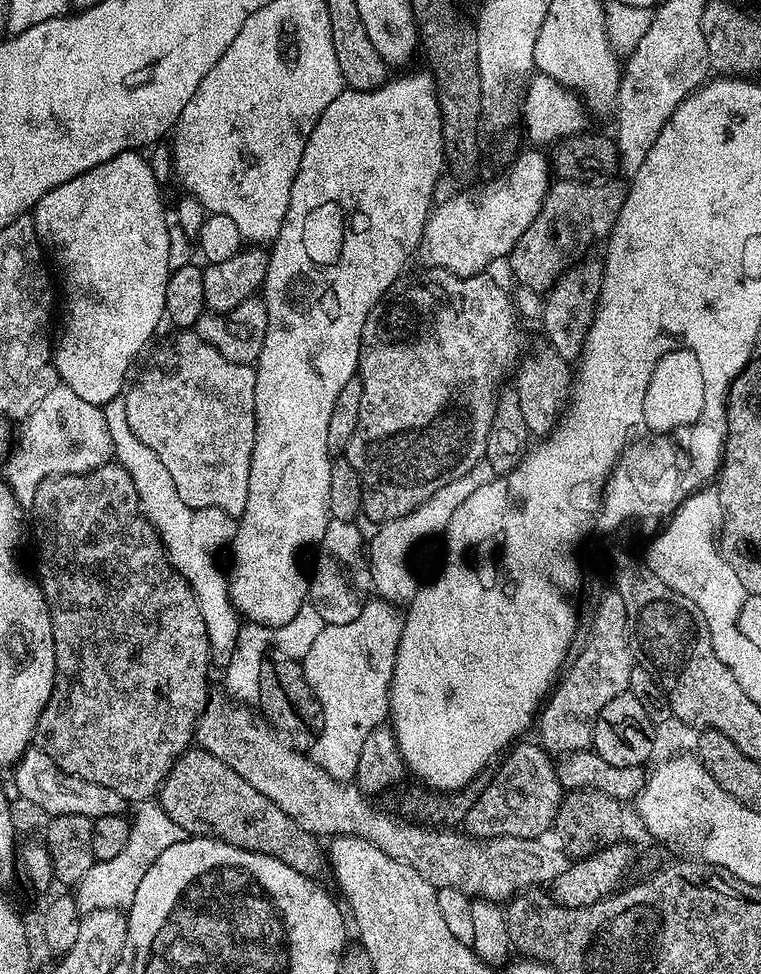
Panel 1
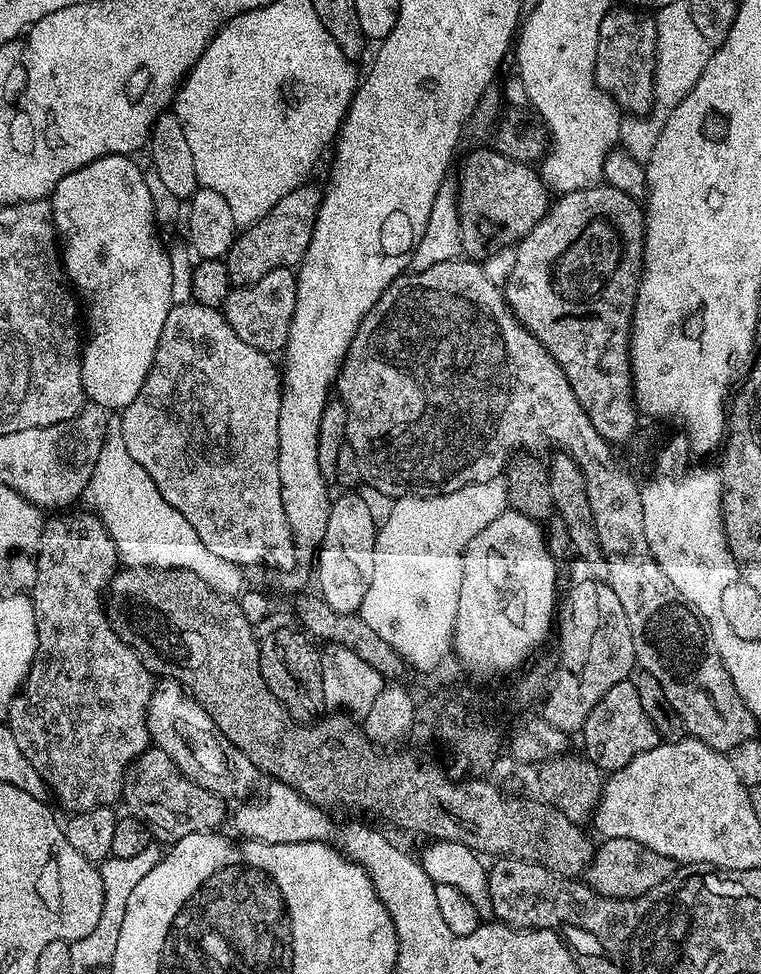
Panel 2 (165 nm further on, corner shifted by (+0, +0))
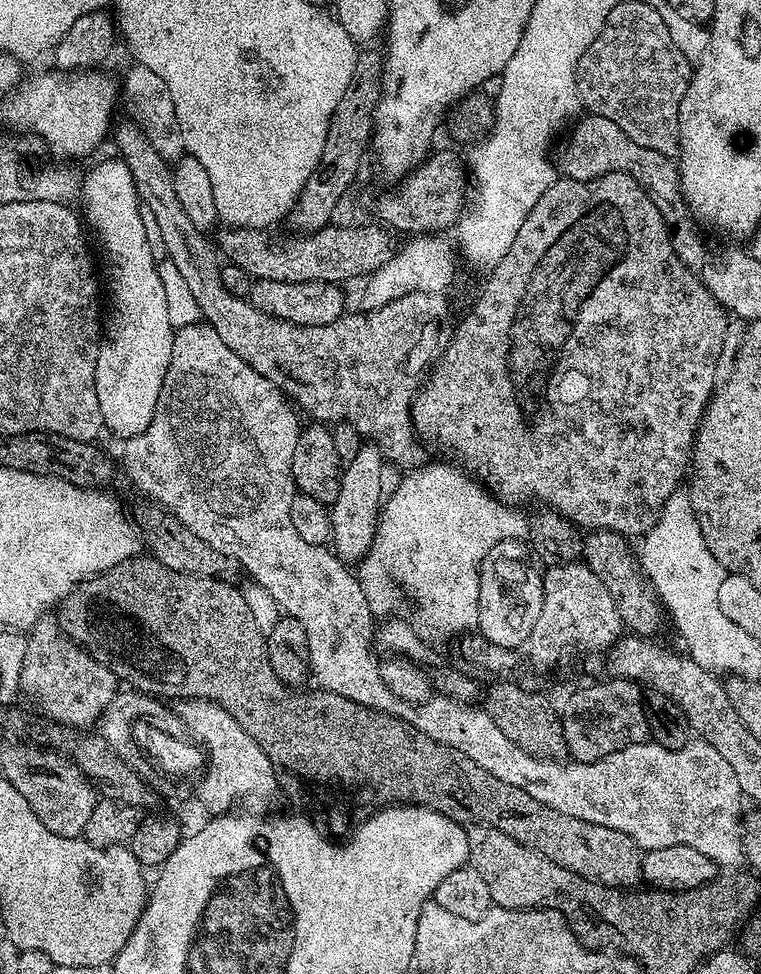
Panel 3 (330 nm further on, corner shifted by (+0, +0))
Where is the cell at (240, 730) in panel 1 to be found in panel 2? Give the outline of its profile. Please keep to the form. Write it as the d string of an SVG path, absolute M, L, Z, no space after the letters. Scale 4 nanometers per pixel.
M161 679L152 693L148 707L148 734L151 743L174 761L183 776L190 777L195 784L201 784L215 796L228 798L232 788L246 787L248 775L253 775L253 766L242 750L238 750L224 737L210 714L206 714L192 693L177 680Z

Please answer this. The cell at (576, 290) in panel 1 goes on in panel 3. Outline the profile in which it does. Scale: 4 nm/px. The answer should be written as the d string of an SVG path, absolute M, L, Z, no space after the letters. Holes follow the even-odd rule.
M611 172L593 180L558 178L554 181L550 186L550 190L546 190L546 194L542 194L542 198L538 198L538 203L534 205L534 211L526 214L526 222L522 222L522 226L518 229L518 235L514 237L510 250L506 250L506 258L502 258L502 262L498 262L498 266L490 269L487 275L488 281L485 282L484 289L481 290L480 297L476 300L476 305L465 314L464 321L461 324L459 321L455 325L450 339L445 343L444 353L436 359L435 364L430 369L431 371L427 373L424 383L421 383L419 391L416 392L416 396L412 399L412 425L419 439L429 449L441 448L442 451L449 452L453 456L451 459L467 475L483 484L493 496L497 496L504 504L524 506L520 504L536 503L540 504L536 506L543 506L545 509L558 513L559 516L565 516L571 524L575 524L581 530L617 532L622 538L633 538L632 536L643 538L658 522L660 515L664 513L664 507L668 499L683 485L680 483L683 480L685 483L686 473L689 471L692 459L692 446L696 442L696 432L700 429L700 421L704 419L704 412L707 411L708 403L718 387L718 364L723 358L724 343L730 337L730 330L728 330L728 320L730 321L729 309L720 305L714 298L714 294L710 294L710 290L706 290L706 286L701 280L680 261L678 254L674 254L670 230L666 226L662 214L658 214L658 206L654 206L648 191L630 174L622 174L621 172ZM492 424L496 424L496 426L502 424L502 428L510 428L510 424L512 426L518 424L518 426L524 426L526 432L484 432L484 430L478 428L478 426L486 428L486 426L492 426Z

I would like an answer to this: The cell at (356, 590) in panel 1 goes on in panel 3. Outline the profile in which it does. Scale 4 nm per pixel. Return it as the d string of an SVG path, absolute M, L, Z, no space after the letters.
M364 442L361 443L354 462L343 465L340 473L338 498L330 506L332 513L332 538L330 544L336 555L349 566L355 565L355 560L360 560L363 556L365 559L372 551L372 543L376 537L380 522L380 510L382 507L382 495L380 496L380 491L384 488L384 468L386 469L386 461L380 455L380 449L371 442Z

